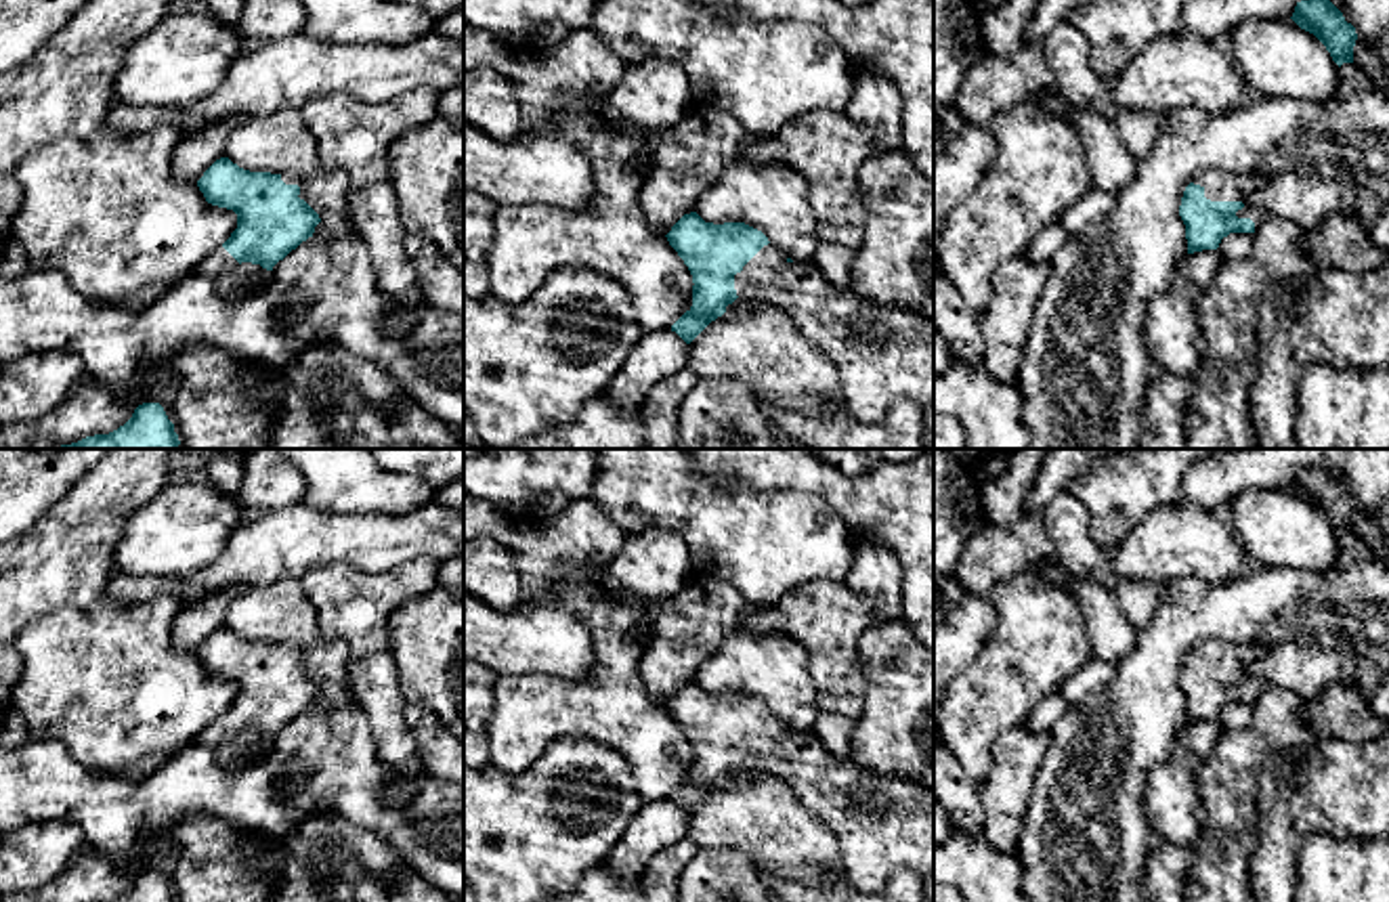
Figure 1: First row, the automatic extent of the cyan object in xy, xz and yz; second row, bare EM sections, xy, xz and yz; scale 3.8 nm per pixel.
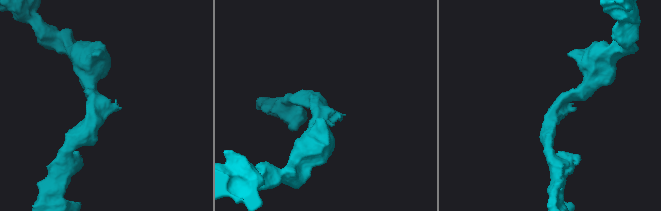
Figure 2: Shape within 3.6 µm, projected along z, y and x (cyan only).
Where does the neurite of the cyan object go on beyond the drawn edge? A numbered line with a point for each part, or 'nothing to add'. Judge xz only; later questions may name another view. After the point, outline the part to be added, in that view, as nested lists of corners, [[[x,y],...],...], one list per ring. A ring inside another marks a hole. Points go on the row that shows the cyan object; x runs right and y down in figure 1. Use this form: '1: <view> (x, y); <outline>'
1: xz (882, 353); [[[774,243],[764,245],[734,275],[734,289],[739,298],[764,296],[785,310],[795,329],[829,357],[841,382],[846,413],[875,422],[900,399],[909,399],[921,409],[934,405],[932,317],[902,306],[879,306],[852,287],[839,289],[812,262],[789,262]]]

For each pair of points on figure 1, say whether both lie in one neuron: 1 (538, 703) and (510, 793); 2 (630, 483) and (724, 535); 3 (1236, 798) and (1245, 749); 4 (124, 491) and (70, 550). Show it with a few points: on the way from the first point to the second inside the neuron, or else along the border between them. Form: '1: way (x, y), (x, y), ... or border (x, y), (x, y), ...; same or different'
1: border (554, 741), (523, 770), (504, 772), (489, 764); different
2: way (653, 485), (693, 504), (701, 512); same
3: way (1236, 785), (1236, 762); same
4: way (110, 506), (80, 535); same

